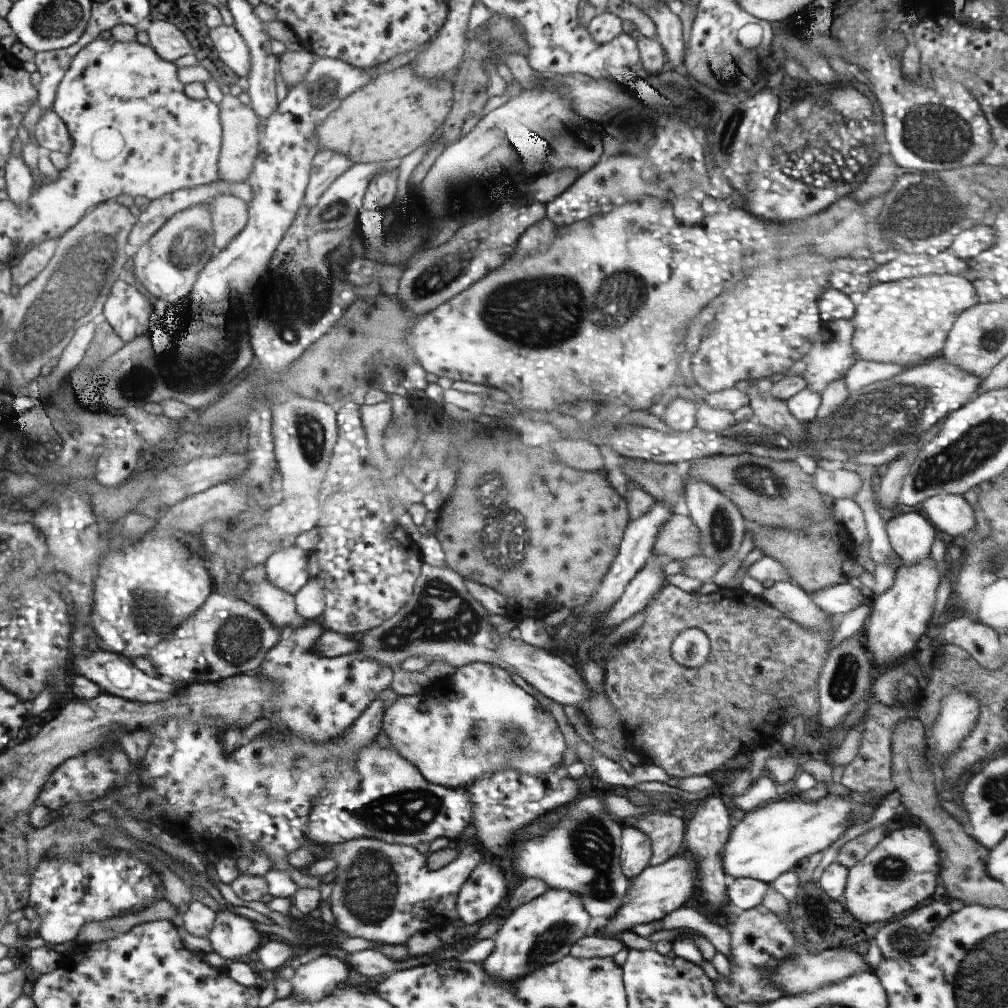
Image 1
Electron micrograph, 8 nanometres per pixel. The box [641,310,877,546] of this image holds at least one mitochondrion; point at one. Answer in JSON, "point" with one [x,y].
{"point":[759,479]}

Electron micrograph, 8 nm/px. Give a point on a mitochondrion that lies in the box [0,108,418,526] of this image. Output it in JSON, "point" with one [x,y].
{"point":[84,267]}

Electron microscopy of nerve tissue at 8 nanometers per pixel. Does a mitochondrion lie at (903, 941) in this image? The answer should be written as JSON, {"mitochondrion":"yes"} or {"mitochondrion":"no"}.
{"mitochondrion":"yes"}

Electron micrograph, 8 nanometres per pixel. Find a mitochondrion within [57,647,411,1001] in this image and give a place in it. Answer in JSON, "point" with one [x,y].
{"point":[368,889]}

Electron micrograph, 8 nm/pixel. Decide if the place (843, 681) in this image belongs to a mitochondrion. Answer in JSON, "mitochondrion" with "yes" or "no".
{"mitochondrion":"yes"}

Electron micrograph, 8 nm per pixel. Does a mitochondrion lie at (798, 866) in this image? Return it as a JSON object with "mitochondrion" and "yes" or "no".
{"mitochondrion":"no"}

